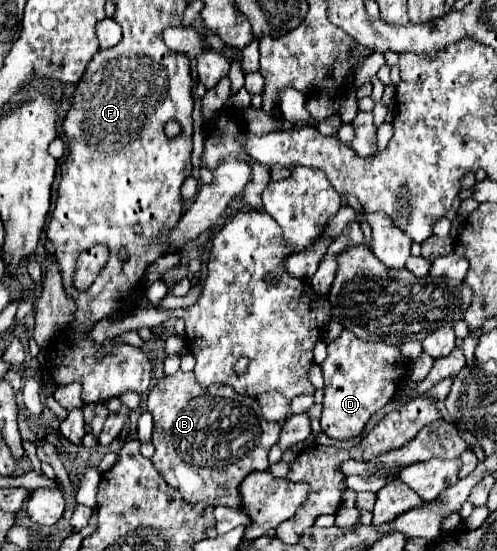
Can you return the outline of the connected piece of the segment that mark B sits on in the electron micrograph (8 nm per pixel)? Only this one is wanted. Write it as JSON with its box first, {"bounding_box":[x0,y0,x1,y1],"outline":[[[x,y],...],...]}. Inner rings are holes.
{"bounding_box":[149,371,281,511],"outline":[[[177,371],[169,377],[163,377],[149,393],[149,413],[153,415],[153,465],[165,483],[177,489],[187,503],[207,503],[211,507],[225,505],[239,511],[241,495],[239,483],[253,471],[267,471],[269,449],[277,443],[281,425],[269,423],[259,413],[259,403],[253,397],[239,395],[227,385],[199,387],[193,373]]]}

